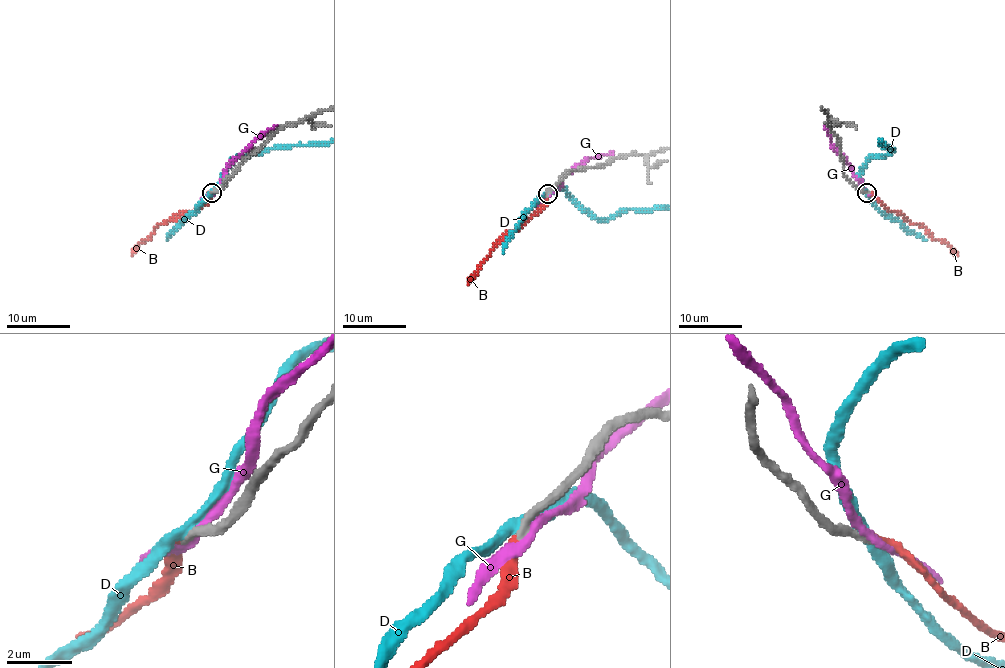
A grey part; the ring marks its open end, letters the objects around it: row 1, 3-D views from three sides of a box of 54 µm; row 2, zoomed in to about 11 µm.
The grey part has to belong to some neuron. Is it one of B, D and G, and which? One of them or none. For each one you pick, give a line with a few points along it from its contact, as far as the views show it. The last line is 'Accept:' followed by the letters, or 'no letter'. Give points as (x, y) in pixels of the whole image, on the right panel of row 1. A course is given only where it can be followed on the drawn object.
B: Its course: (866, 193), (887, 210), (900, 212), (911, 223), (920, 224), (956, 254)
Accept: B

